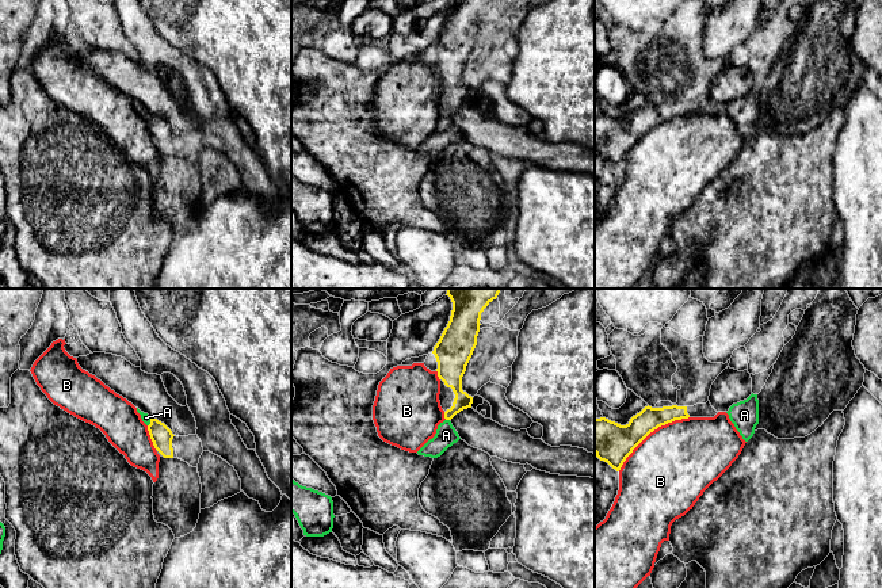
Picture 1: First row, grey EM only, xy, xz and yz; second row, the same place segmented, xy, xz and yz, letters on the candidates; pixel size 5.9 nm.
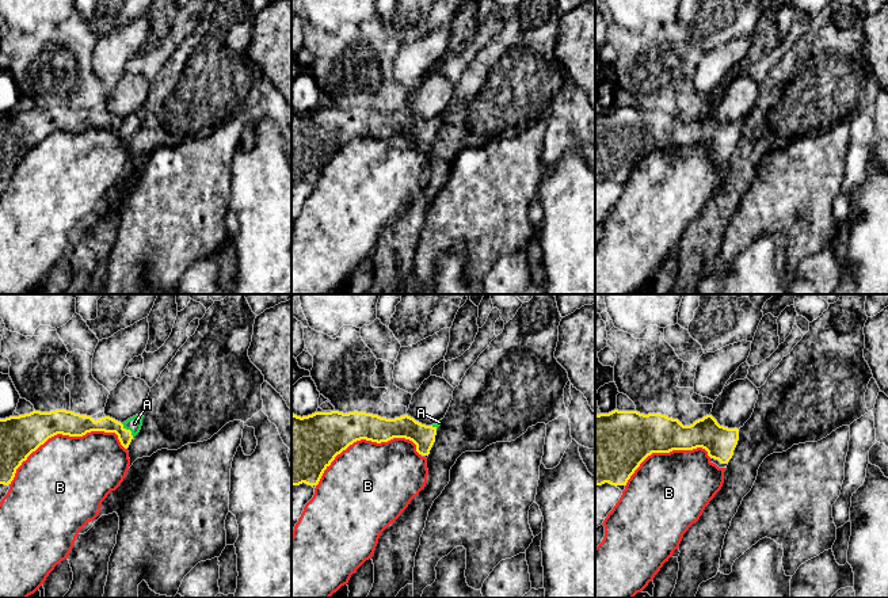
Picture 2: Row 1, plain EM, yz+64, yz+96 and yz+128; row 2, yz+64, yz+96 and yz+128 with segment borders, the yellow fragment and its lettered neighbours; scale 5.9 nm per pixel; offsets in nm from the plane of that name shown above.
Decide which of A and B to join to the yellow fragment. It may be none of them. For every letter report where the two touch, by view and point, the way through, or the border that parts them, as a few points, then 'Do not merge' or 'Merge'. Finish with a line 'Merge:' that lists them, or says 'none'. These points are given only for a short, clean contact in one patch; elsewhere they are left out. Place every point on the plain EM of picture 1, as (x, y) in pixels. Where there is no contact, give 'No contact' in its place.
A: Touches yellow at xz (447, 115). Path across: xz (451, 73), (458, 102), (447, 115), (446, 132). Merge
B: Touches yellow at yz (650, 128). Do not merge
Merge: A

